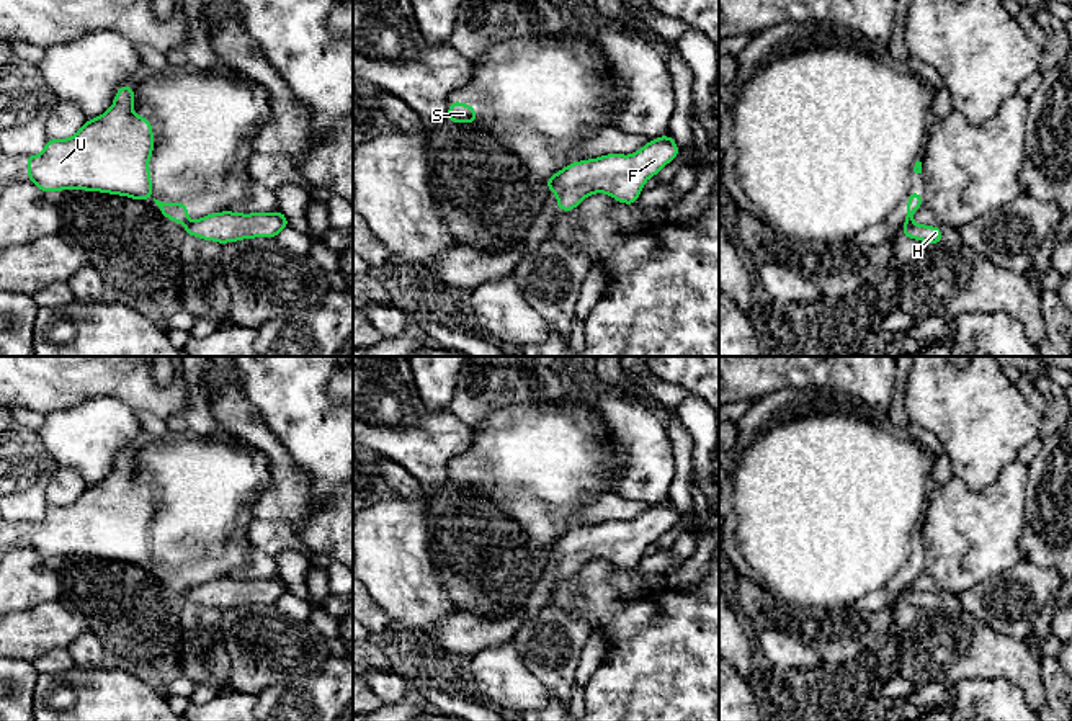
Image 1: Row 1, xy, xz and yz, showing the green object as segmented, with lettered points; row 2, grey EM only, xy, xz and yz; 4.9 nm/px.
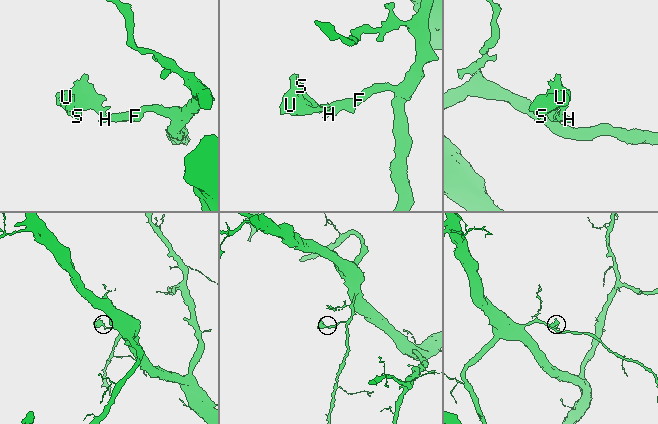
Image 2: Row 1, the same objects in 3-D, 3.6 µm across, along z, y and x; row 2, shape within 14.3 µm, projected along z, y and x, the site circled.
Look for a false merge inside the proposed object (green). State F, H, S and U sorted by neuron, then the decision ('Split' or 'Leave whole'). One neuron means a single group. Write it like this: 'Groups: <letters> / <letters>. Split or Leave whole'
Groups: F H / S U. Split

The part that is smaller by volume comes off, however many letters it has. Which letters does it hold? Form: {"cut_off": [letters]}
{"cut_off": ["S", "U"]}

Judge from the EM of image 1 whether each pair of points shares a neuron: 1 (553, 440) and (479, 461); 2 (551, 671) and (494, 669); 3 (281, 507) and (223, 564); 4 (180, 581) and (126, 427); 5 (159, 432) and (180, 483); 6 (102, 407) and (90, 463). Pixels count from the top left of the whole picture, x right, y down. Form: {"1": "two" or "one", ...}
{"1": "one", "2": "two", "3": "two", "4": "two", "5": "two", "6": "one"}

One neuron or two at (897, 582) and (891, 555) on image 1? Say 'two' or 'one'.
one

